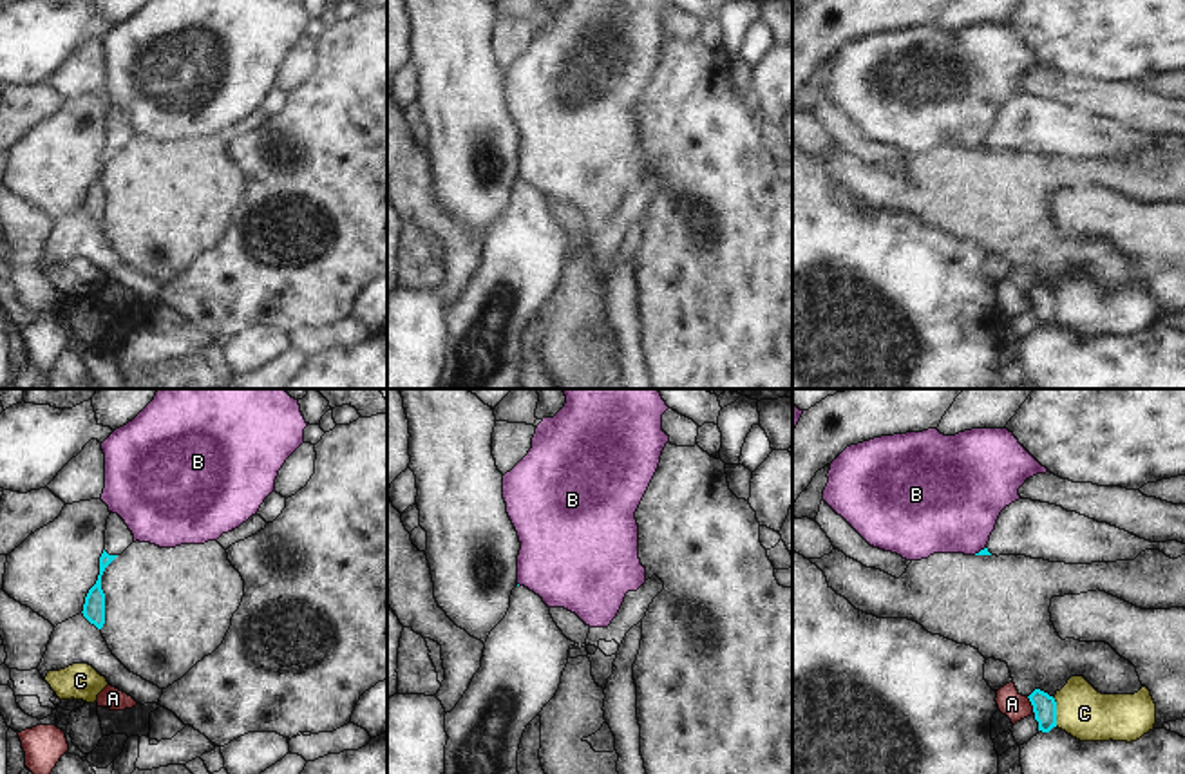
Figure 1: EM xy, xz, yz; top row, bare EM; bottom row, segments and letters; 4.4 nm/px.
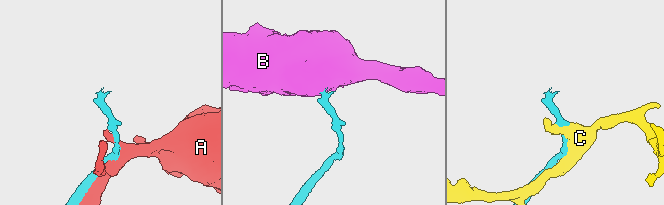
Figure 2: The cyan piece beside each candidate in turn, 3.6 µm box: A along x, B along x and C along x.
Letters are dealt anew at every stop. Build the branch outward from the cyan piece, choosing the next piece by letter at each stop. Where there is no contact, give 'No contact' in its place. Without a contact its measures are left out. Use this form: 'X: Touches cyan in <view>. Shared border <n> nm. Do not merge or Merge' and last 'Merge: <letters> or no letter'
A: Touches cyan in yz. Shared border 90 nm. Do not merge
B: Touches cyan in yz. Shared border 70 nm. Do not merge
C: Touches cyan in yz. Shared border 140 nm. Do not merge
Merge: no letter.

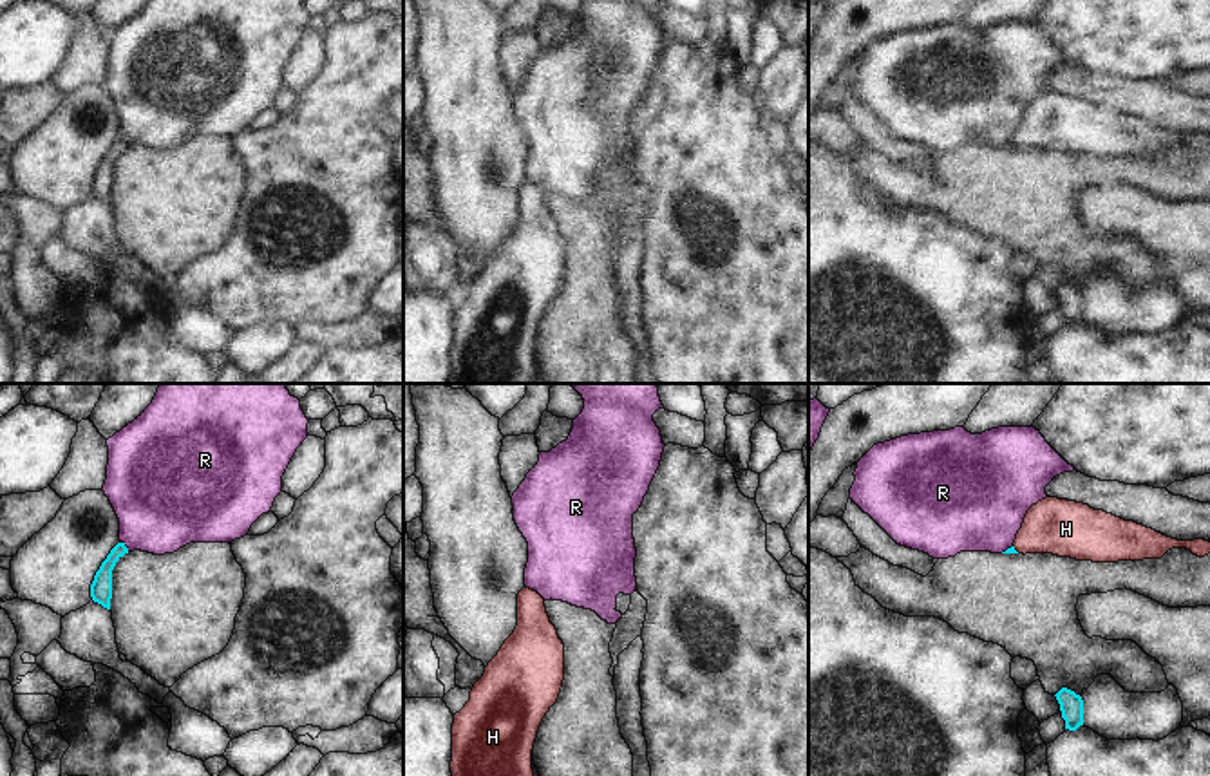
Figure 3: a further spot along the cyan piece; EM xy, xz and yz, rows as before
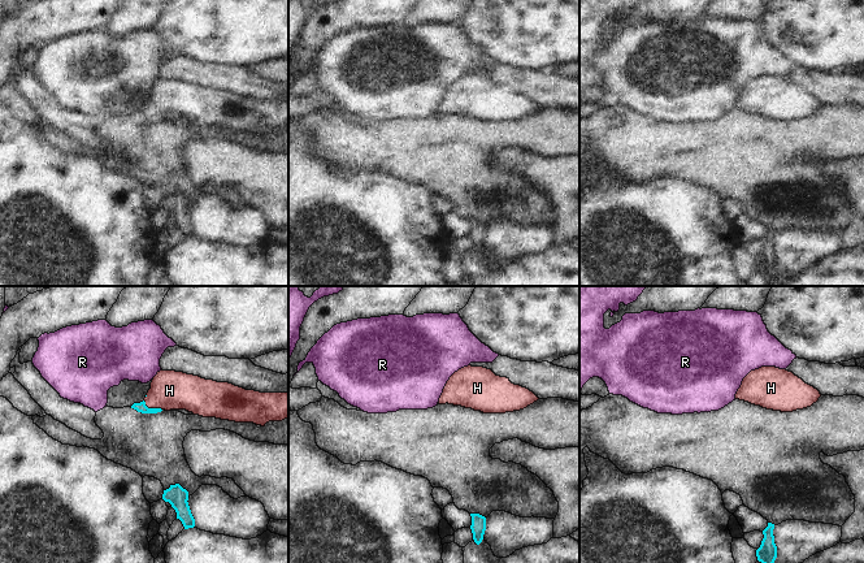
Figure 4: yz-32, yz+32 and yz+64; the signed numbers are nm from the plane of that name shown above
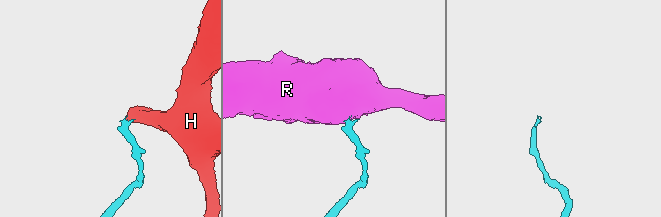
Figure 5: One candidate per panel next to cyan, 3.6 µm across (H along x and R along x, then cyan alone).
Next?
H: Touches cyan in yz. Shared border 50 nm. Merge
R: Touches cyan in xy. Shared border 60 nm. Do not merge
Merge: H.

